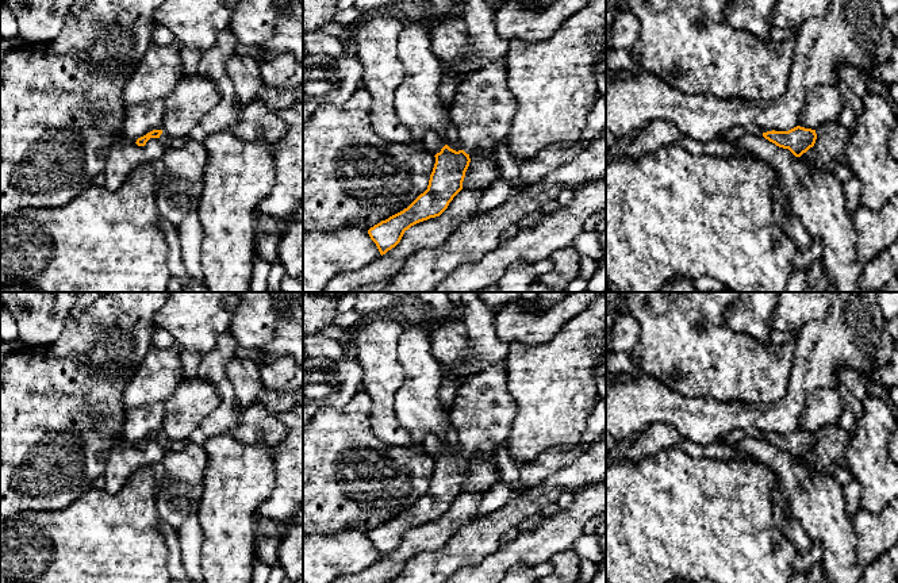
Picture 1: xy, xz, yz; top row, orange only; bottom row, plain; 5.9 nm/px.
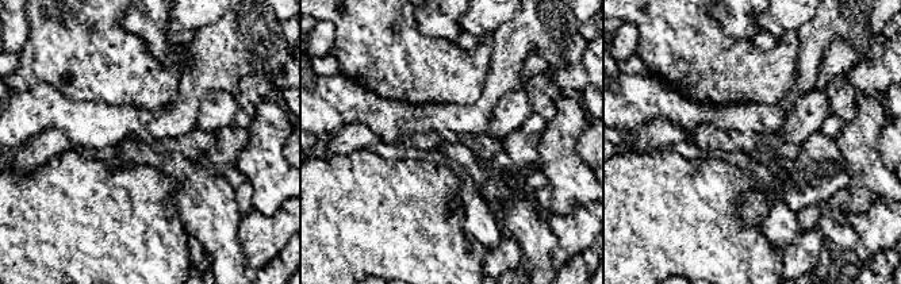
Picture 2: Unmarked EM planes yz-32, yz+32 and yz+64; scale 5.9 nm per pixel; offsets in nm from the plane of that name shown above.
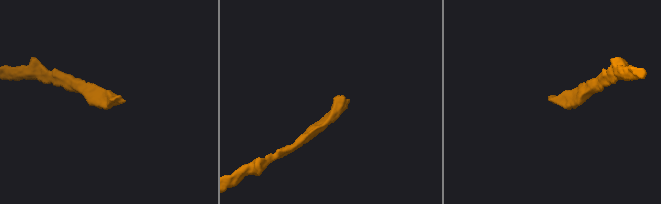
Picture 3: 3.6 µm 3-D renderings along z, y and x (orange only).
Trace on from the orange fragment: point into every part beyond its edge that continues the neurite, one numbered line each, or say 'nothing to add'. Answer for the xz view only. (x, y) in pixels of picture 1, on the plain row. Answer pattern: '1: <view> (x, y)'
1: xz (483, 411)

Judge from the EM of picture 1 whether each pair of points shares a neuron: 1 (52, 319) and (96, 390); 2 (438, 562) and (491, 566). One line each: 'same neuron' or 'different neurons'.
1: different neurons
2: different neurons

